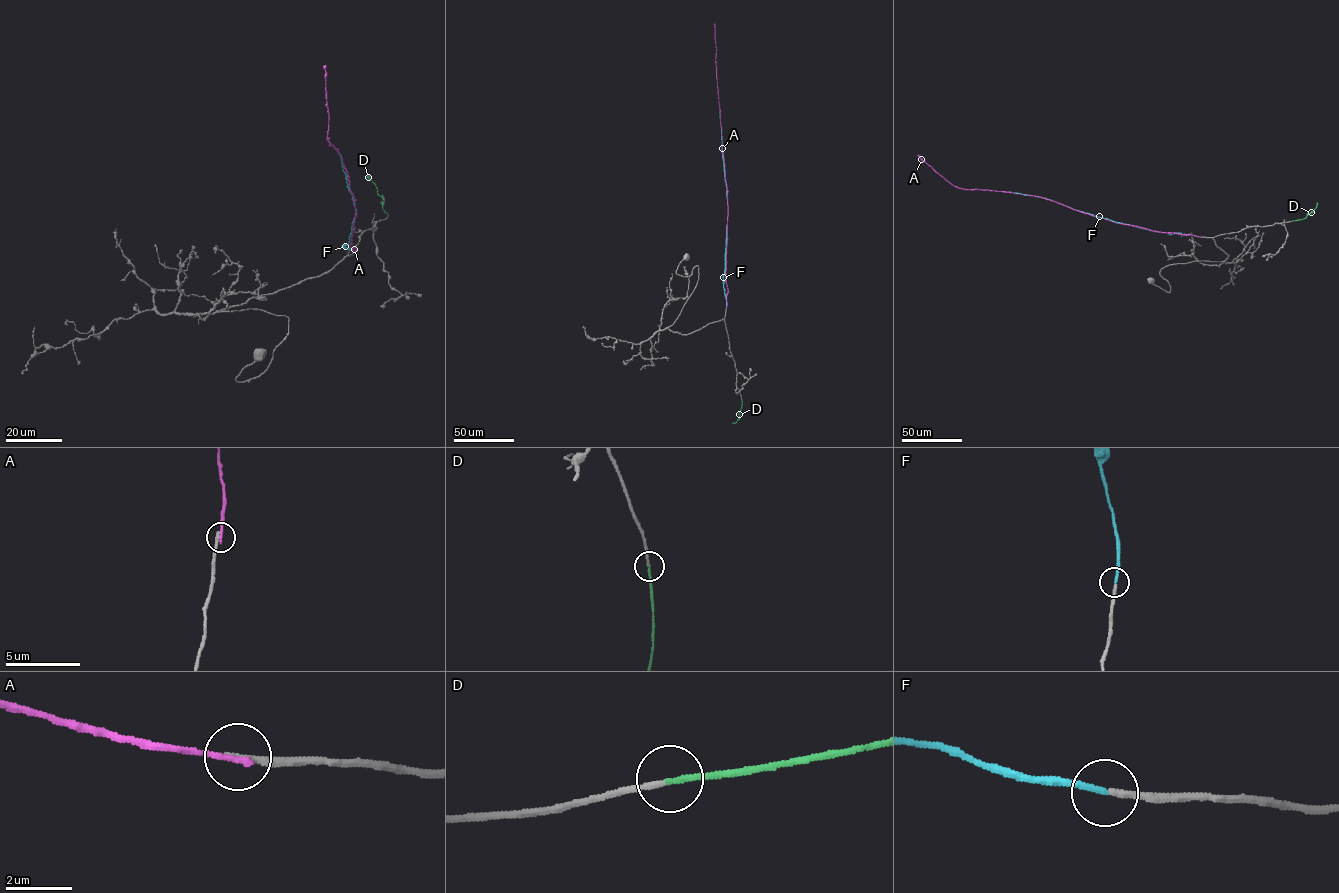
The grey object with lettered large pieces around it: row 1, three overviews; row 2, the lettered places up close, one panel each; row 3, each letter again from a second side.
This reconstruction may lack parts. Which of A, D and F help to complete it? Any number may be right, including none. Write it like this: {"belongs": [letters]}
{"belongs": ["D", "F"]}

